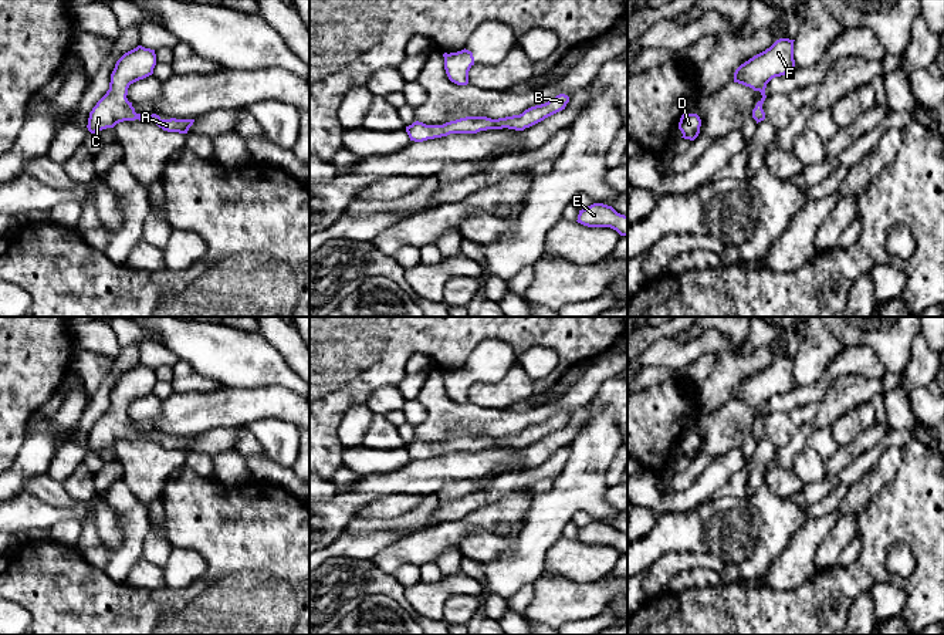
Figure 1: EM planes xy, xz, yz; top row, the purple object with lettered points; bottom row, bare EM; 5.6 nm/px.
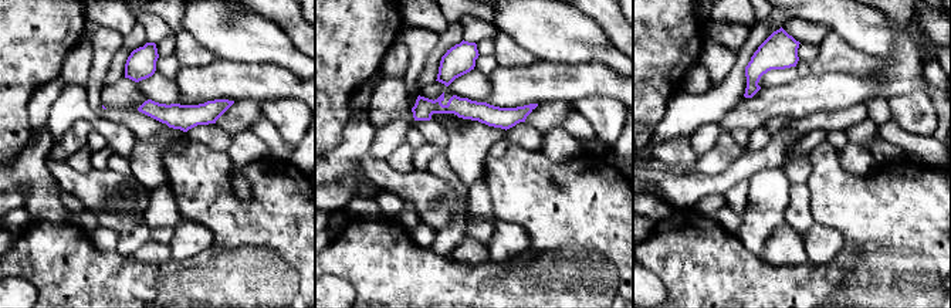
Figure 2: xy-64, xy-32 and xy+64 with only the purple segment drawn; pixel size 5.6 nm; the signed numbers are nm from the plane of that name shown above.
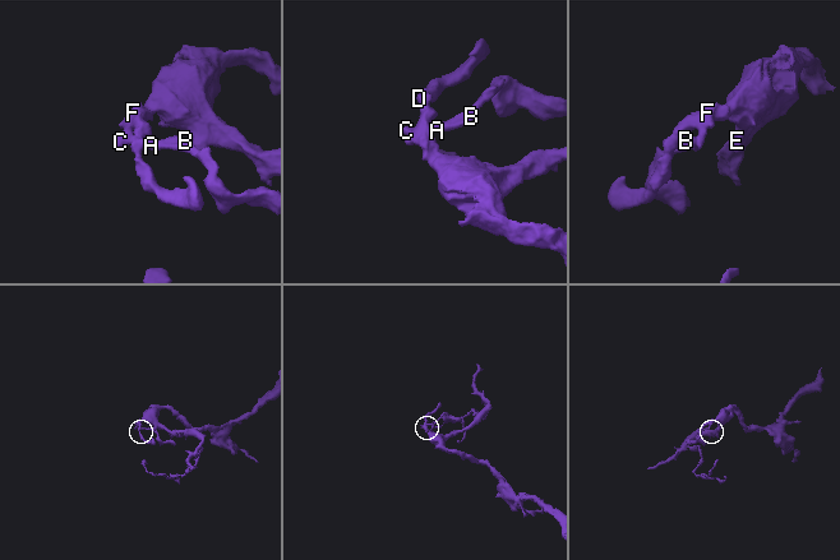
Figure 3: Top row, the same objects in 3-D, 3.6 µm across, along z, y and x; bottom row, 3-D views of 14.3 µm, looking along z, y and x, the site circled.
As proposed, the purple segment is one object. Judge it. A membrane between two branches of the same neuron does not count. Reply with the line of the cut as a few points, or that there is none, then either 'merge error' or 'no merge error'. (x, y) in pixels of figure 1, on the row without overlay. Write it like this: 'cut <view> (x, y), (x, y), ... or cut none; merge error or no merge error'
cut none; no merge error

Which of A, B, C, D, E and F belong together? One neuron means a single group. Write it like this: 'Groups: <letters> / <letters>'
Groups: A B C D E F

